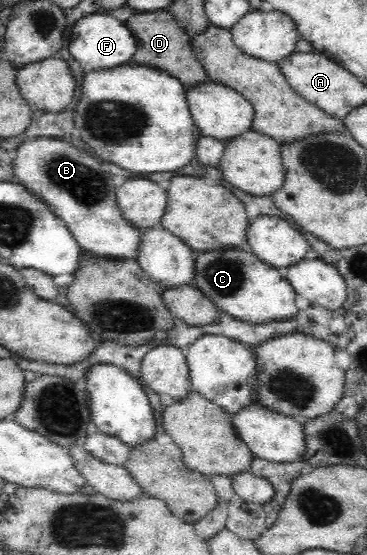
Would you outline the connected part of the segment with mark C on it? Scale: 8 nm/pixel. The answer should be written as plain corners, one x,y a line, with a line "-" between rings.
238,249
198,251
193,253
192,283
214,302
220,312
228,313
246,323
269,323
290,320
296,315
294,290
283,271
260,261
252,252

